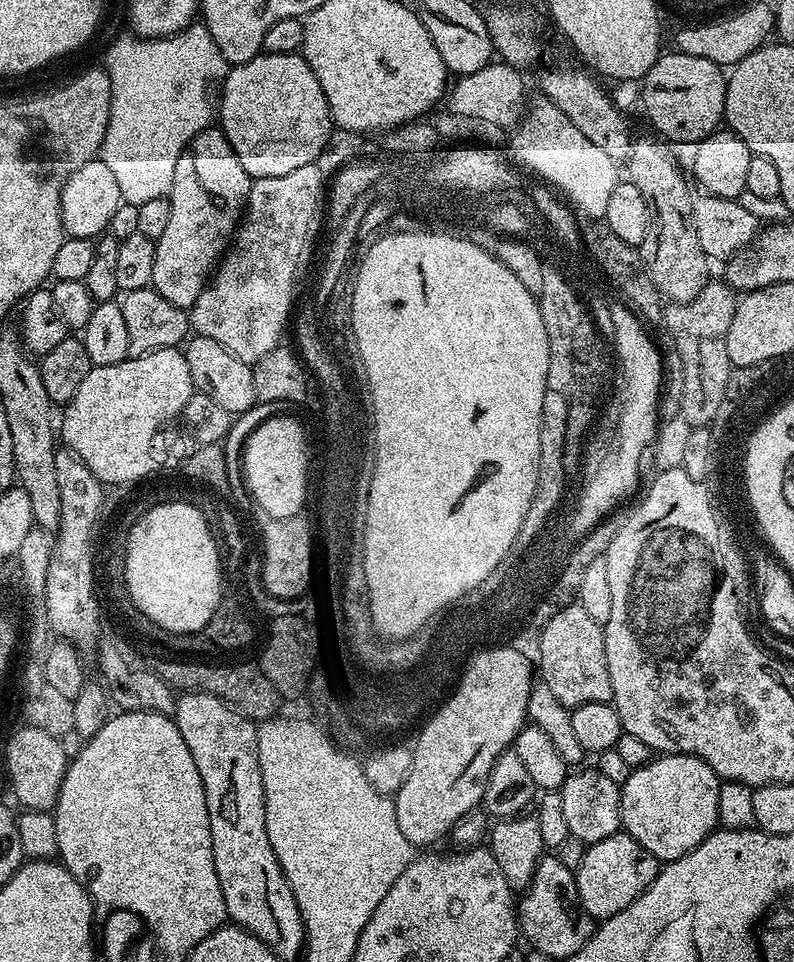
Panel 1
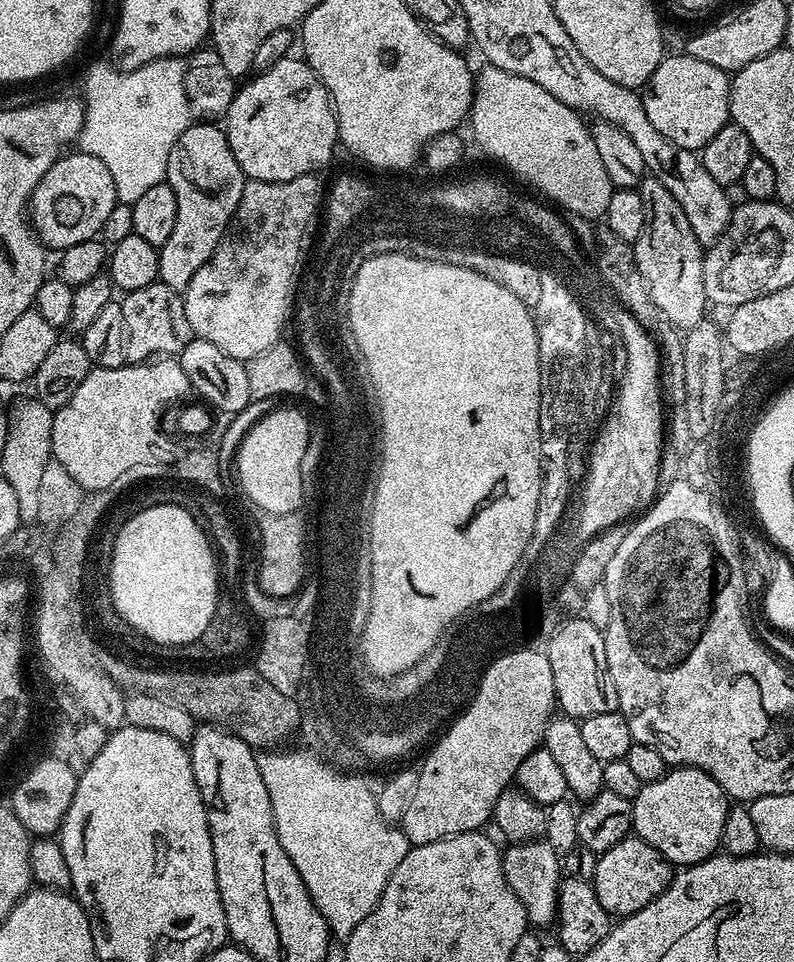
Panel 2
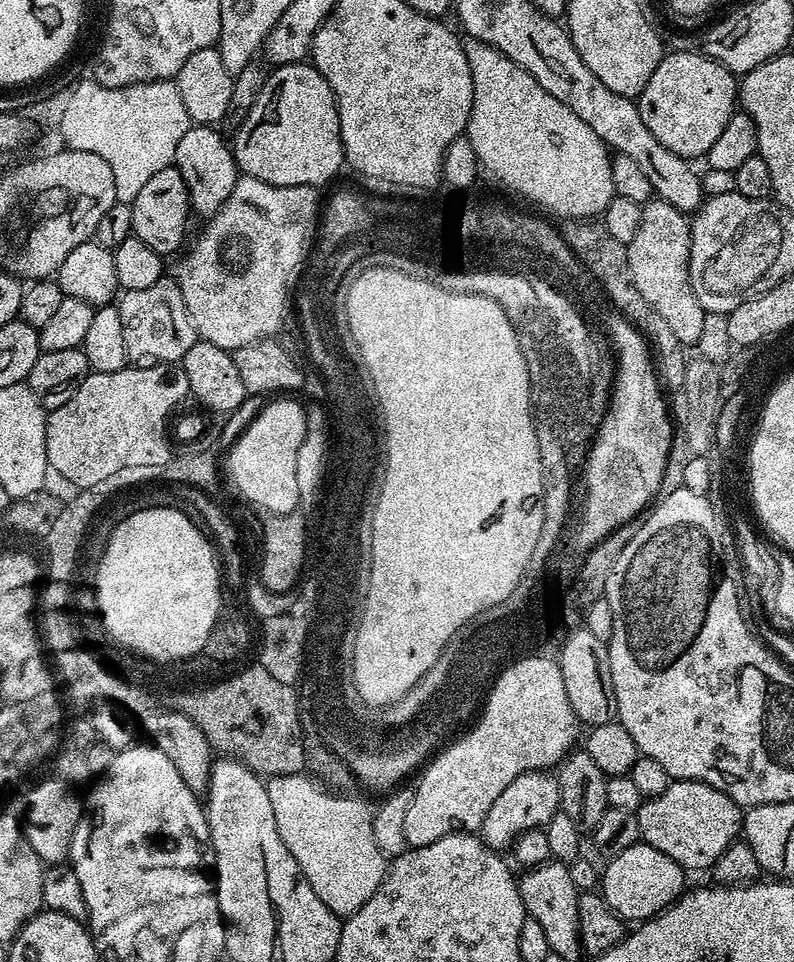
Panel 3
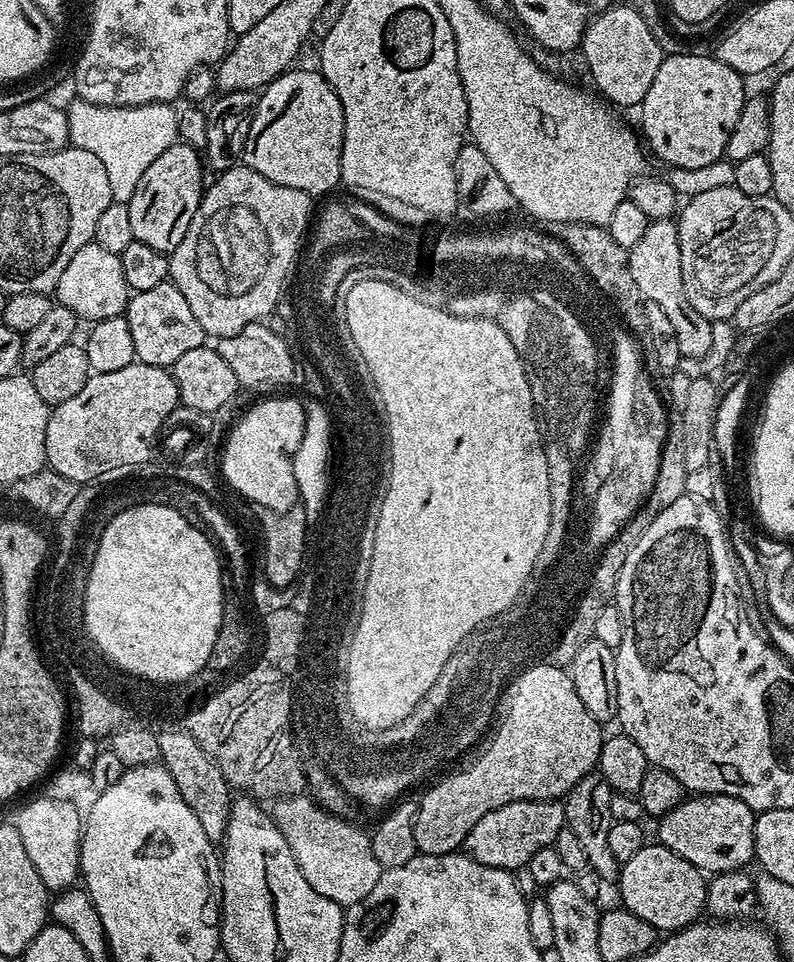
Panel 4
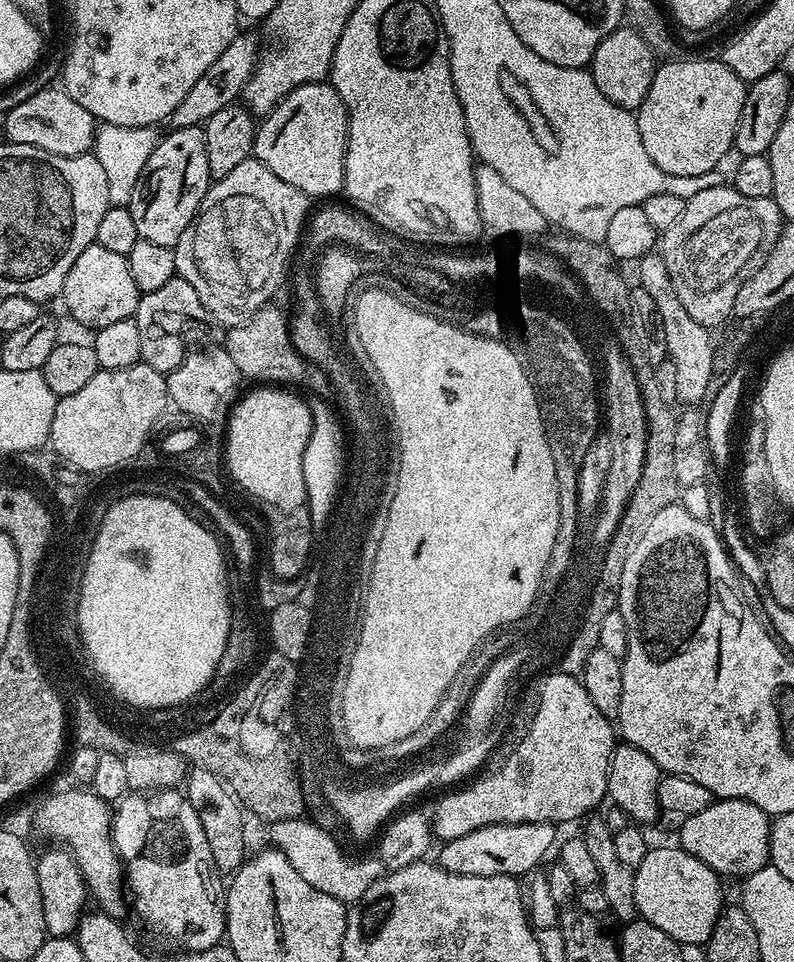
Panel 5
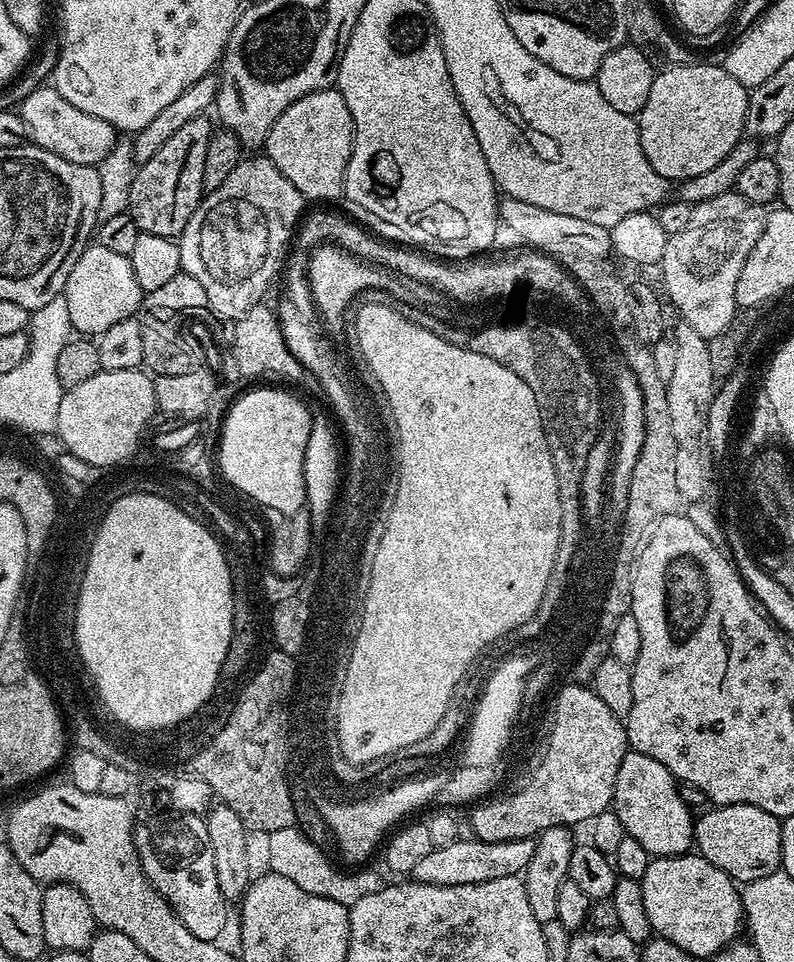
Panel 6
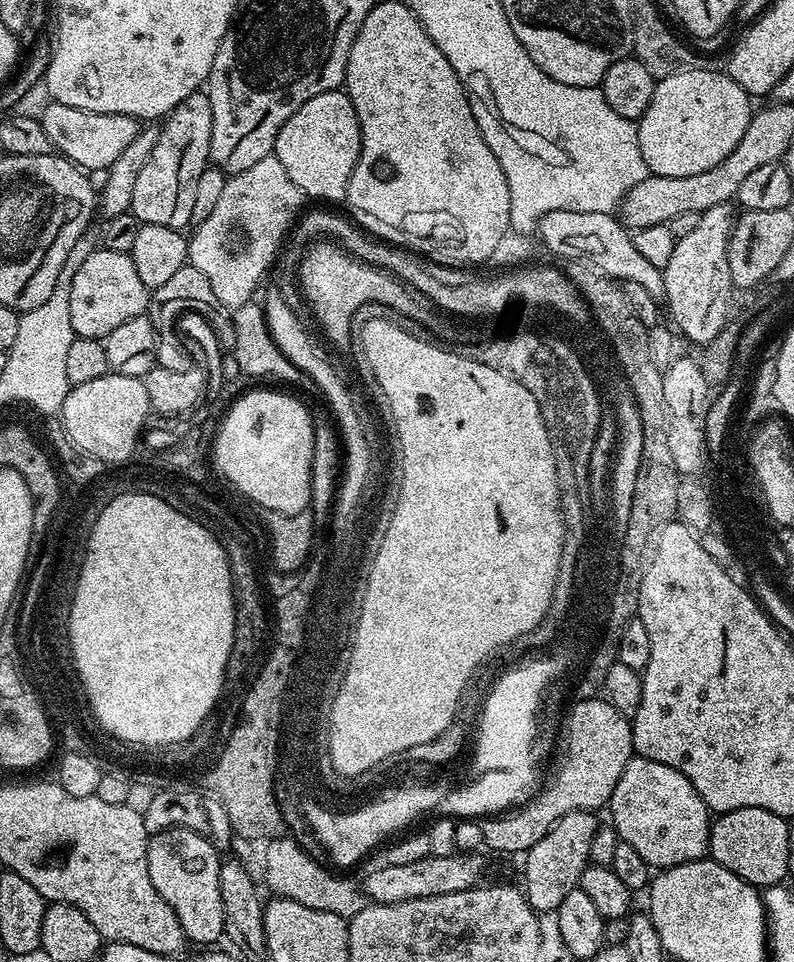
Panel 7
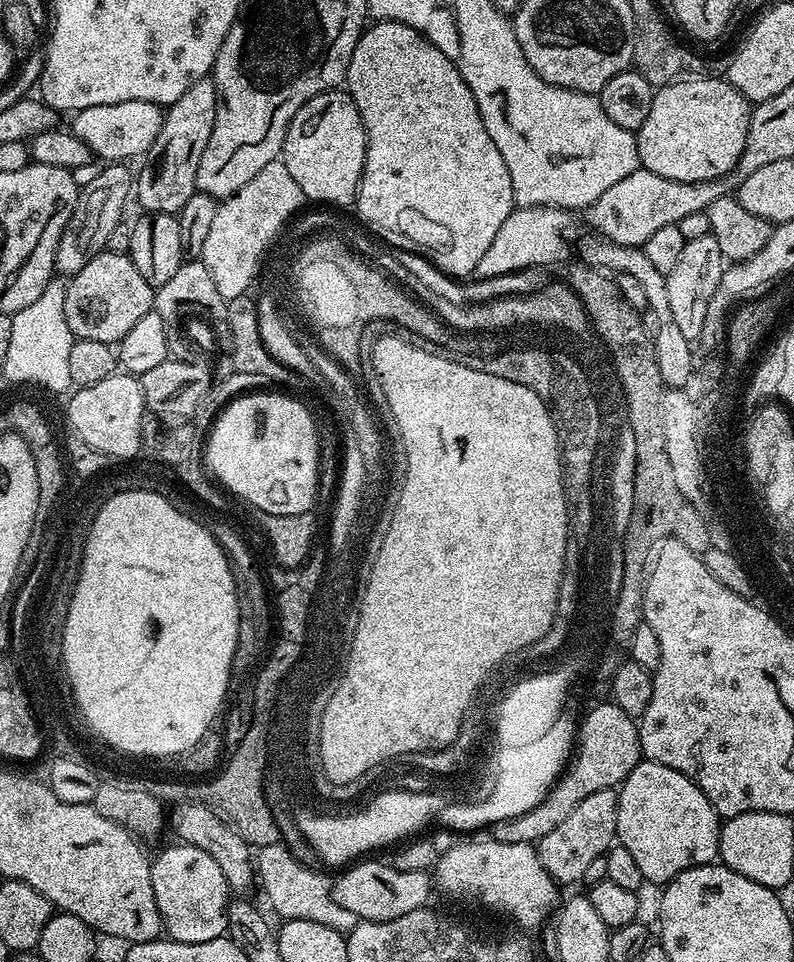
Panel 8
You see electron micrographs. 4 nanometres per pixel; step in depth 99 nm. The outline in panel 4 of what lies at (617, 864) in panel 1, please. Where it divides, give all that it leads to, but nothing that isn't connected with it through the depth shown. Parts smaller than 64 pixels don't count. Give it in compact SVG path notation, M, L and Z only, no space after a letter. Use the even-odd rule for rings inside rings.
M659 842L645 843L634 858L623 861L620 865L619 903L628 908L638 918L650 922L664 934L678 932L688 924L695 924L705 915L708 880L705 873L695 868L686 858L678 858L674 850L670 850Z

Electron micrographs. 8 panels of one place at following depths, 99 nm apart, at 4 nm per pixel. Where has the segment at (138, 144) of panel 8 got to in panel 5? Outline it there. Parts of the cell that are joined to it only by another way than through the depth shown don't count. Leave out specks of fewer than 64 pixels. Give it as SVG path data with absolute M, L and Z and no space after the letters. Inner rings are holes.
M56 86L43 88L38 94L26 98L26 102L3 113L2 120L3 139L7 143L38 146L59 156L82 156L91 153L98 127L98 121L90 114L90 110L78 106L74 98L70 98L67 92Z

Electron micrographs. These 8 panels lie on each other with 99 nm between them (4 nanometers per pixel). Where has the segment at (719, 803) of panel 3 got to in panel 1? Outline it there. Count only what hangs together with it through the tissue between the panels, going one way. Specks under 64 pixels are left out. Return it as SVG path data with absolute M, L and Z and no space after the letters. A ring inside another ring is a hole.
M660 754L648 763L631 769L626 782L620 790L620 823L623 831L640 843L650 854L654 854L661 862L677 860L686 855L694 846L702 843L706 837L717 831L718 790L722 781L706 762L697 756L681 756L679 754Z

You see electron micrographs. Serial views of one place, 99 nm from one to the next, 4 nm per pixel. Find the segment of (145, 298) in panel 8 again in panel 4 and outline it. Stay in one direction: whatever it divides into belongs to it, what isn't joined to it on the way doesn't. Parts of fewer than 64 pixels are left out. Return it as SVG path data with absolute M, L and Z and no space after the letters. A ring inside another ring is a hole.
M95 242L82 246L66 270L62 270L62 278L58 278L54 289L55 299L66 310L74 310L74 314L81 320L95 322L123 316L128 310L130 289L126 282L126 274L122 274L122 262L118 254L110 254L110 250L102 250Z

